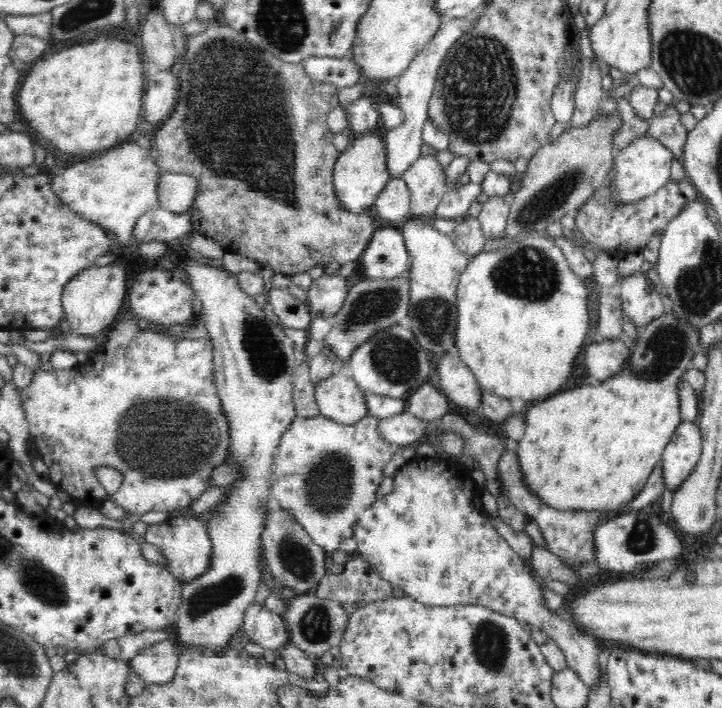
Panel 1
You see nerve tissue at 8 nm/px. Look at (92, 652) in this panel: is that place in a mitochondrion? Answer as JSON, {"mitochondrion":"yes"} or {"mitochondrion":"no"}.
{"mitochondrion":"no"}

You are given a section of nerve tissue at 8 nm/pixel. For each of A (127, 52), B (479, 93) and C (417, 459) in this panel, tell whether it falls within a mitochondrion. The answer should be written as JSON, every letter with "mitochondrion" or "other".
{"A":"other","B":"mitochondrion","C":"other"}

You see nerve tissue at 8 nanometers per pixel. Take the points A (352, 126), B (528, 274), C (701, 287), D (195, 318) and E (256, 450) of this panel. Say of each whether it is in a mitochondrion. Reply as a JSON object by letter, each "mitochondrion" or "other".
{"A":"other","B":"mitochondrion","C":"mitochondrion","D":"other","E":"other"}

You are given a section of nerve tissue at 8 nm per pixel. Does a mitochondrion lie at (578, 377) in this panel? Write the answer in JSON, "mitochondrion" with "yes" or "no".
{"mitochondrion":"no"}

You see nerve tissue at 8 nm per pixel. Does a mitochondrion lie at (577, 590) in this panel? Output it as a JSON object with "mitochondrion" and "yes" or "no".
{"mitochondrion":"no"}

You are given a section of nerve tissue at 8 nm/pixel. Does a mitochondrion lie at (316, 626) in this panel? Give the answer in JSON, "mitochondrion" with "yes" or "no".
{"mitochondrion":"yes"}

